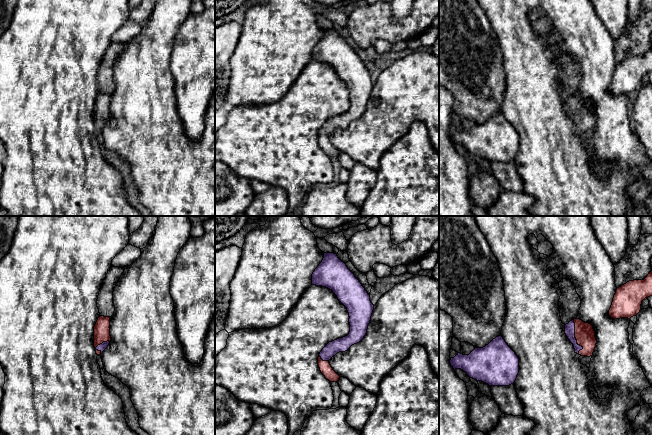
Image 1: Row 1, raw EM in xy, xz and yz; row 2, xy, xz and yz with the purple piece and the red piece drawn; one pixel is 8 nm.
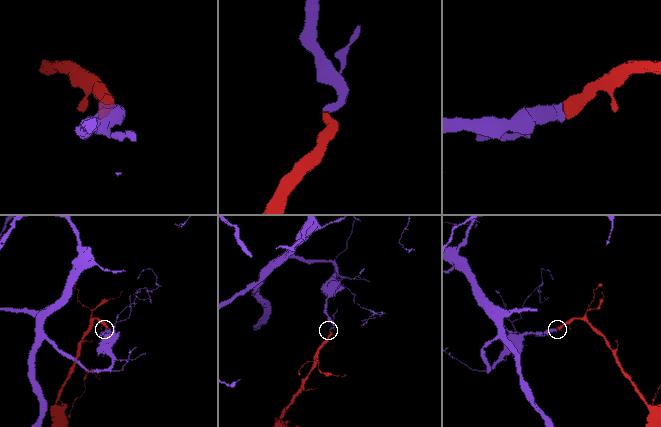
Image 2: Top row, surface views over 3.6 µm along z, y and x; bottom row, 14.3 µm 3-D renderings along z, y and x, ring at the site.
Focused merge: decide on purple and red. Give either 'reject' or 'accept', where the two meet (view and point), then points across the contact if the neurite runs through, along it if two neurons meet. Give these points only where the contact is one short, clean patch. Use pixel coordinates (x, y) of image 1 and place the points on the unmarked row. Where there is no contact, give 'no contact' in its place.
accept; contact yz (574, 113); way yz (570, 103), (574, 107), (574, 113), (584, 109)

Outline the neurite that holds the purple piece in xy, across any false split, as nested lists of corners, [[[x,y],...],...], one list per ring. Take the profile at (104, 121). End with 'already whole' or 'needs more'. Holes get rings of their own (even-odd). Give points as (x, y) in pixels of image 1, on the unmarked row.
[[[100,92],[94,102],[94,123],[97,131],[108,123],[110,112],[110,93]]] | needs more

